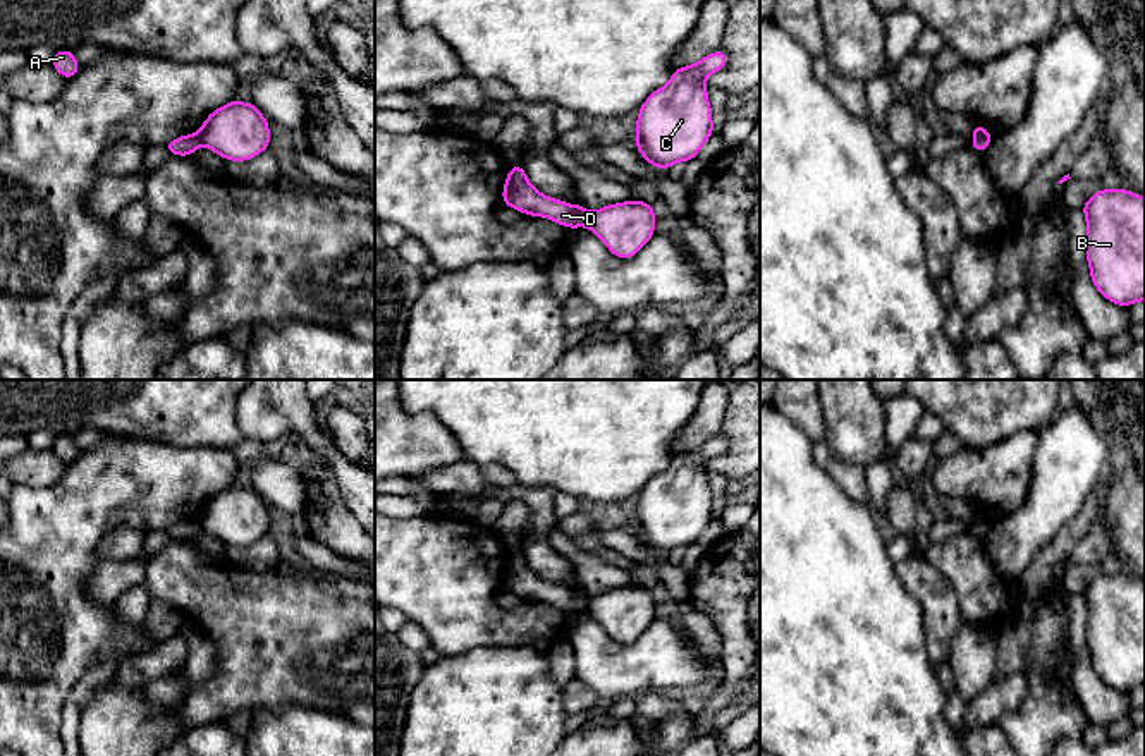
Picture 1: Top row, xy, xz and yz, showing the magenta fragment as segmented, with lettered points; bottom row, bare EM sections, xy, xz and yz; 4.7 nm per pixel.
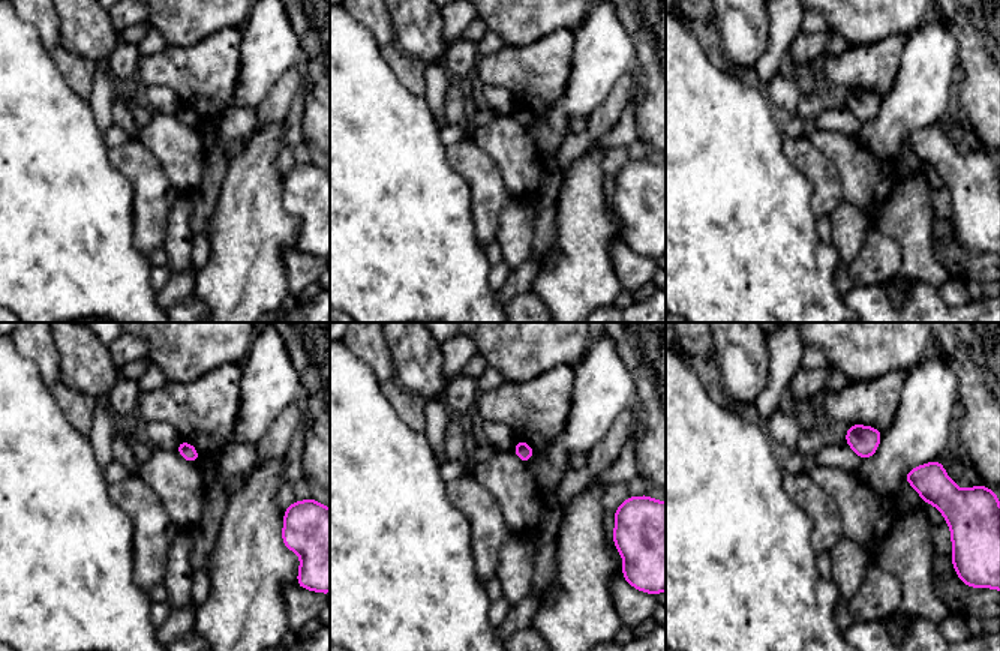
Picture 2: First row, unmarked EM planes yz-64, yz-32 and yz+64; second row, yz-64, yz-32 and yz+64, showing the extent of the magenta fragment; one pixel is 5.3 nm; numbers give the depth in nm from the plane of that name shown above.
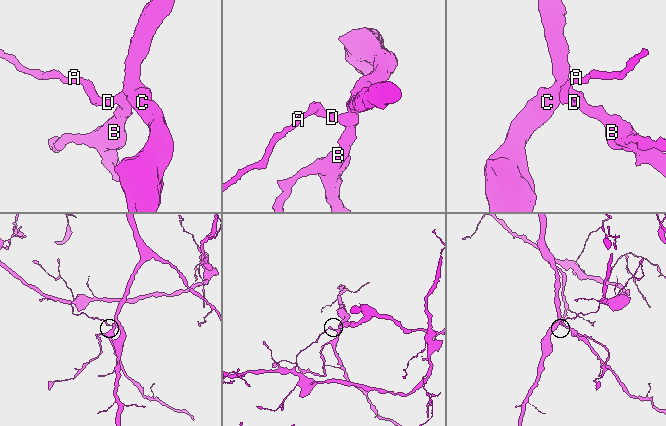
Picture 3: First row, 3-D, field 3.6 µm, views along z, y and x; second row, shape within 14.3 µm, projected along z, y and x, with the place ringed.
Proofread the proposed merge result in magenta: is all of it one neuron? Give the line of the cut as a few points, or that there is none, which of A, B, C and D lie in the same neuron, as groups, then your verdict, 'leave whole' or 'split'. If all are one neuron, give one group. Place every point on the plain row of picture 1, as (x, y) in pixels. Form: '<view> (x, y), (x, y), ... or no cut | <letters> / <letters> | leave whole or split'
yz (973, 519), (991, 524) | A D / B C | split

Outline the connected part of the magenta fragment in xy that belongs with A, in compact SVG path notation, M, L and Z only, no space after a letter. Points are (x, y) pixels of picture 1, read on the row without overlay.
M57 435L52 452L65 464L70 464L77 459L81 448L70 435Z

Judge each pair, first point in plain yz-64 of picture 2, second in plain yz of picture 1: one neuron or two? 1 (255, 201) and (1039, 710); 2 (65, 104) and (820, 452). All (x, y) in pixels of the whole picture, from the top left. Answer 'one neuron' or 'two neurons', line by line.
1: one neuron
2: two neurons

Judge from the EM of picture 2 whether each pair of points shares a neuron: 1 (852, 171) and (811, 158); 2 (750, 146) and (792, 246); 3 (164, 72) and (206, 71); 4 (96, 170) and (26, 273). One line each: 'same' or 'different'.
1: different
2: same
3: same
4: same

